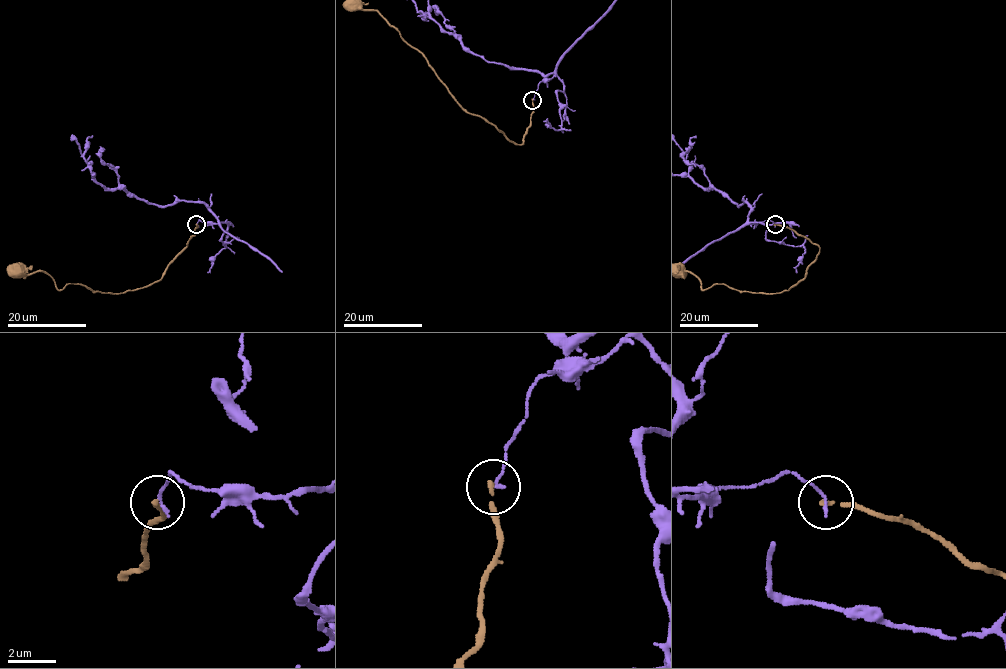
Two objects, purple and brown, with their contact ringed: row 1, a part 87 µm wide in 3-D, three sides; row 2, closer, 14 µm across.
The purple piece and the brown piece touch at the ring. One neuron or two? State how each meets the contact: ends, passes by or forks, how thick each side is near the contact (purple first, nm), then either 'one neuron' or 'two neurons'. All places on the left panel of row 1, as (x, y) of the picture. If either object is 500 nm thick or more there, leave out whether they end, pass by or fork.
purple ends there; brown ends there; 140 nm thick on the purple side, 180 nm on the other; two neurons

